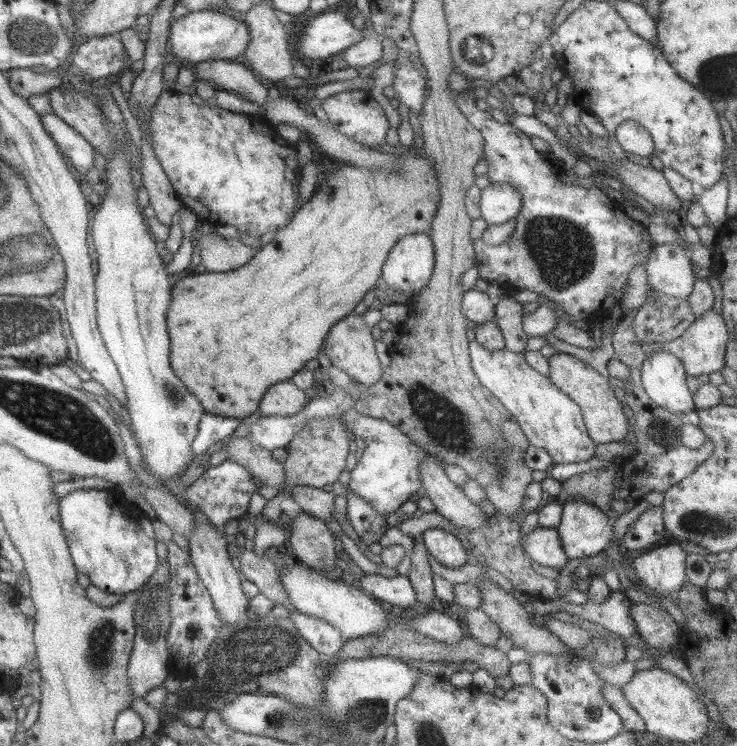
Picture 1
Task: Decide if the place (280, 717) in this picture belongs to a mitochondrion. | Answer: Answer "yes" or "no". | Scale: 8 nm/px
yes

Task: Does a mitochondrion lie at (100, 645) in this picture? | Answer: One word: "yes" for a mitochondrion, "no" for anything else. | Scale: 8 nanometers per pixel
yes

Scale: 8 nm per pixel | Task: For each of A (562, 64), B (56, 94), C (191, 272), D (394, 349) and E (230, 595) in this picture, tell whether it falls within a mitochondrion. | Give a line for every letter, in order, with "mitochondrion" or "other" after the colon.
A: other
B: other
C: other
D: other
E: other

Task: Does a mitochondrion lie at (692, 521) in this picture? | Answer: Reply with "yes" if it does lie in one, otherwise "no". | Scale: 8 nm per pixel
yes

